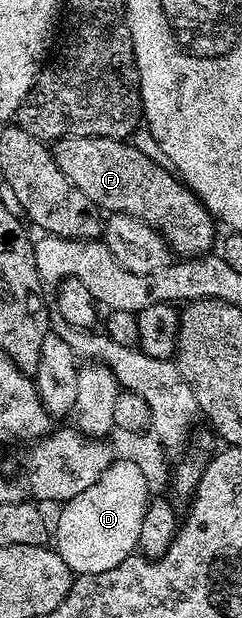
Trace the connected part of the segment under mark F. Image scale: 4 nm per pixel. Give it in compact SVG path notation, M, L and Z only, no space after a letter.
M65 136L53 145L52 153L56 166L103 213L123 212L143 220L148 226L155 228L166 239L170 251L178 258L197 258L205 256L214 244L214 227L216 221L208 209L198 201L198 195L169 167L157 164L146 152L133 148L133 143L99 136Z

